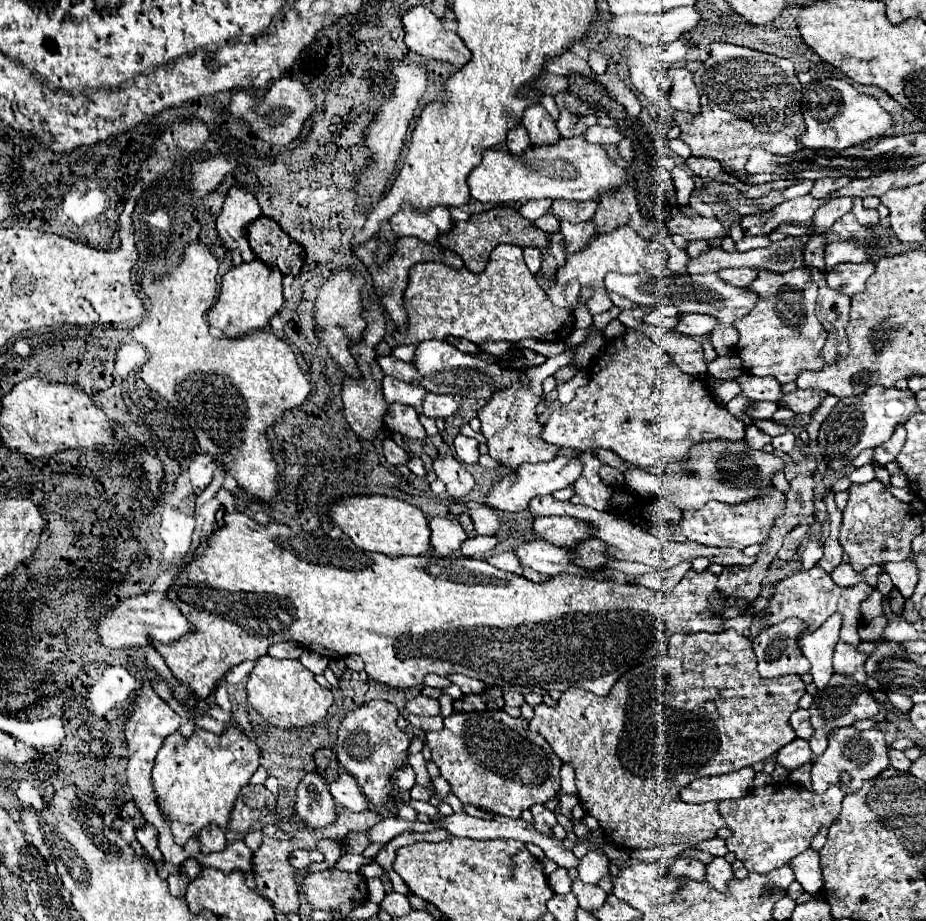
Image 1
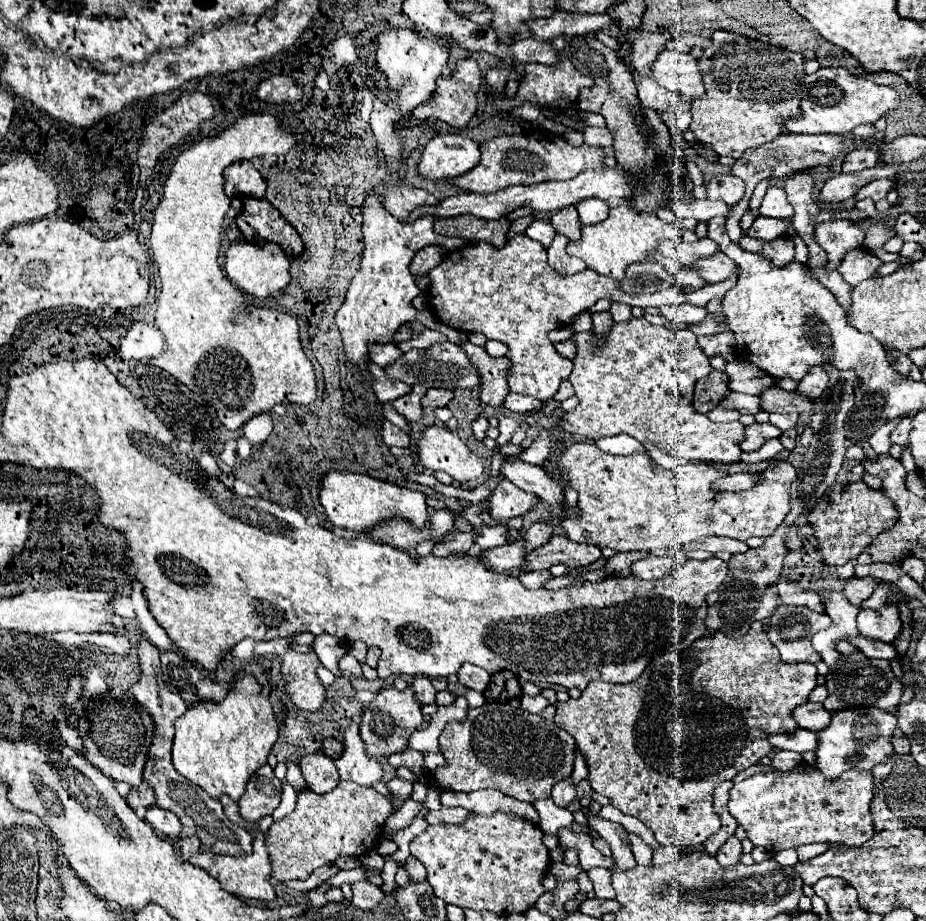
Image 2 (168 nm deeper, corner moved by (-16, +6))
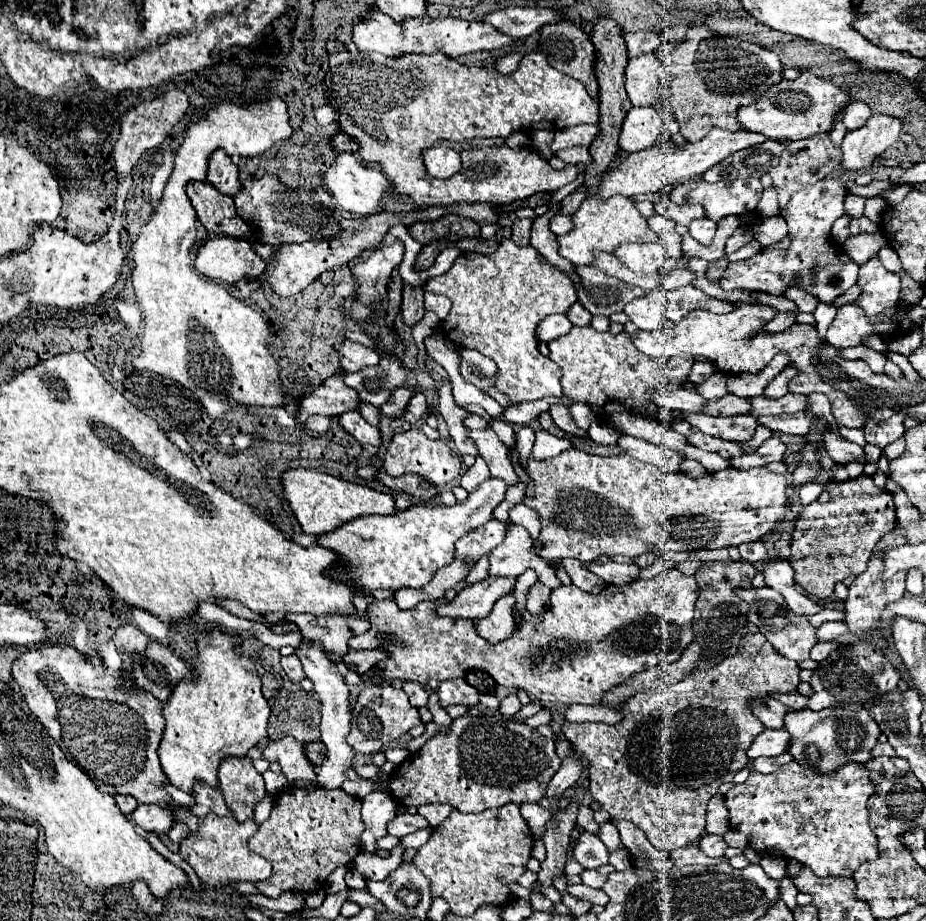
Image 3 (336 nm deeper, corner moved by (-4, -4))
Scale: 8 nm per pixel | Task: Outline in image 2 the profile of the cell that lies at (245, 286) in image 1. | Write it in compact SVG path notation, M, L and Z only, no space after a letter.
M246 241L244 243L232 243L226 251L224 269L236 287L240 287L246 295L250 295L252 299L258 299L258 301L266 301L274 293L284 291L292 279L288 257L274 243L264 243L260 247L254 243L246 243Z

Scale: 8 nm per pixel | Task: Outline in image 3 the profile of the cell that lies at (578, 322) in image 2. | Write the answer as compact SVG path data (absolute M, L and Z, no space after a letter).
M550 315L544 317L538 327L536 327L536 339L550 343L556 337L562 337L564 333L568 333L572 329L572 323L564 317L564 315Z

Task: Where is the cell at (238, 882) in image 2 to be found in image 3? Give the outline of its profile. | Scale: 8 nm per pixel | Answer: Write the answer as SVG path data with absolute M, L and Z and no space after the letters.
M208 813L200 825L196 835L188 835L180 843L180 857L196 871L200 881L208 883L210 887L226 887L228 881L250 881L256 883L260 879L268 879L272 865L258 853L248 849L248 839L258 831L258 823L254 817L246 819L244 823L236 821L232 813L218 817L216 813Z

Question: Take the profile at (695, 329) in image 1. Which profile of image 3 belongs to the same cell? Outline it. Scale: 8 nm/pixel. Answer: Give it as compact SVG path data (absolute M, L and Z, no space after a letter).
M662 283L656 289L646 291L644 297L638 297L630 303L626 303L626 307L622 309L630 321L638 327L638 329L660 329L664 327L666 319L664 319L664 311L667 304L667 290L664 289Z

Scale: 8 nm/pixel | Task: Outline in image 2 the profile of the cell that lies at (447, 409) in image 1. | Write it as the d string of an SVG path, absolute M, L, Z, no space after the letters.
M428 389L426 397L422 399L422 405L424 409L438 409L438 407L446 407L452 399L454 393L448 389Z

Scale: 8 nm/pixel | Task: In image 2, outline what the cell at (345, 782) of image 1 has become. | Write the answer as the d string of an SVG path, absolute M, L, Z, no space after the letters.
M352 723L344 733L344 753L336 761L336 769L340 779L354 781L362 787L372 787L382 779L382 765L376 759L370 759L364 751L364 743L360 739L358 723Z

